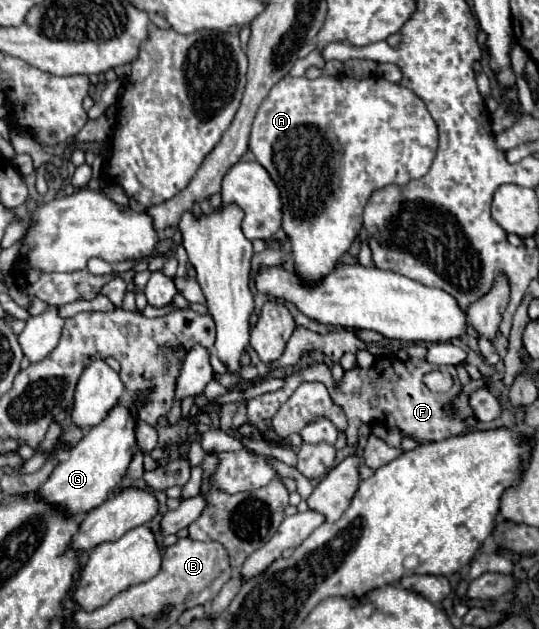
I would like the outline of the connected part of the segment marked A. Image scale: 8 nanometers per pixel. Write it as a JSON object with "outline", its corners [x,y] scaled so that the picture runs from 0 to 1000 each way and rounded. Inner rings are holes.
{"outline":[[[532,119],[499,145],[495,157],[484,164],[469,192],[462,237],[518,297],[525,323],[521,364],[540,383],[544,428],[562,444],[562,450],[581,453],[610,437],[633,409],[647,399],[651,386],[670,367],[673,329],[696,300],[725,291],[748,294],[763,285],[785,281],[796,272],[803,246],[811,243],[811,202],[777,154],[737,132],[722,132],[707,119],[666,129],[640,119],[592,122],[581,129],[570,122]]]}

